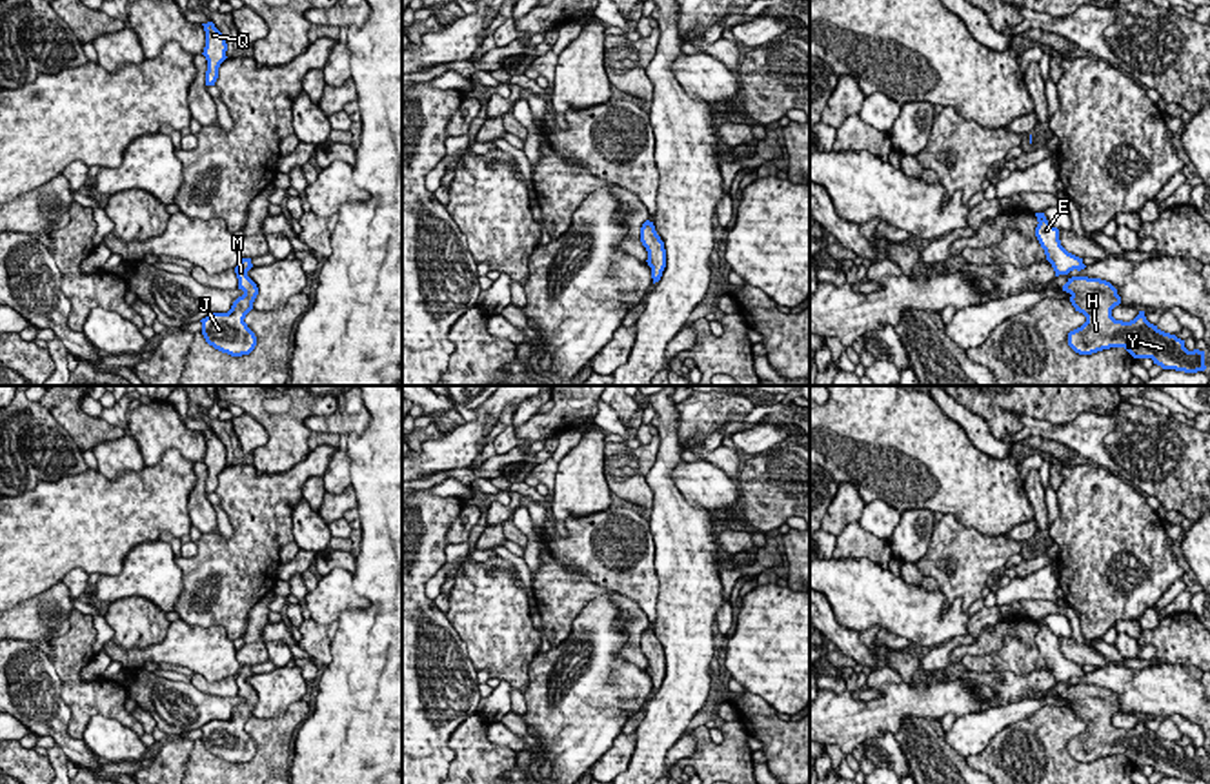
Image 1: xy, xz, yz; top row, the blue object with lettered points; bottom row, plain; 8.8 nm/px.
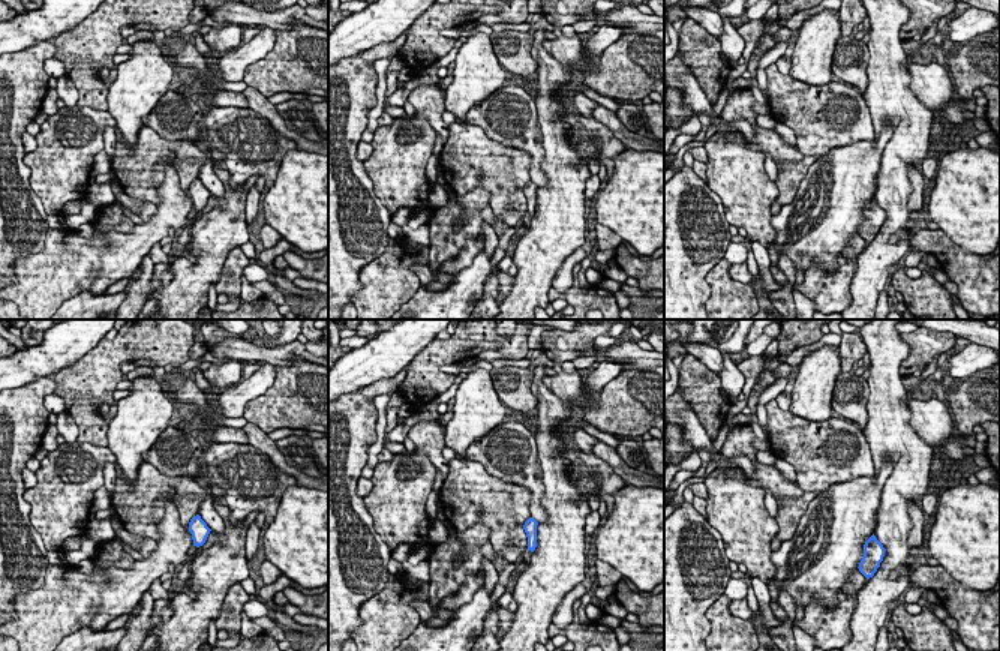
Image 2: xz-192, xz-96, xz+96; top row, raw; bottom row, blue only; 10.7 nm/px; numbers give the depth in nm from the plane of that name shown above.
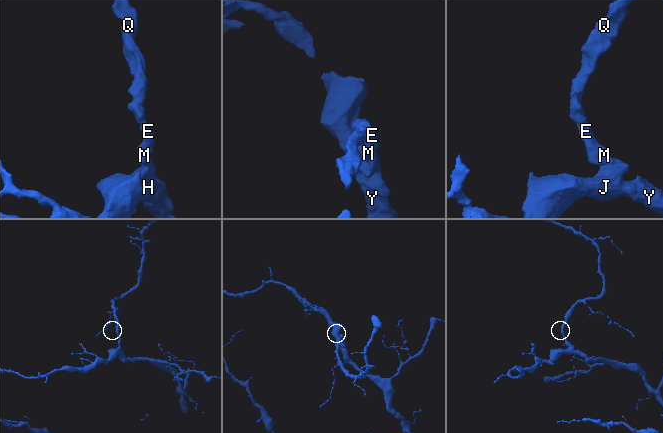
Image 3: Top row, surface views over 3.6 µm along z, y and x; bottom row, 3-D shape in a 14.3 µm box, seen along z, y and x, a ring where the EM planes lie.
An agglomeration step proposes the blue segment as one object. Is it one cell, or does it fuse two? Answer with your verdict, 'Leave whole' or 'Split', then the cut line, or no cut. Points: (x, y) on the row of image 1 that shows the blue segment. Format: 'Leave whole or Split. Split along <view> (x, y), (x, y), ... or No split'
Leave whole. No split

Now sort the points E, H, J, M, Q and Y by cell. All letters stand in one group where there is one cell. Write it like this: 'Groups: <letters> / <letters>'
Groups: E H J M Q Y

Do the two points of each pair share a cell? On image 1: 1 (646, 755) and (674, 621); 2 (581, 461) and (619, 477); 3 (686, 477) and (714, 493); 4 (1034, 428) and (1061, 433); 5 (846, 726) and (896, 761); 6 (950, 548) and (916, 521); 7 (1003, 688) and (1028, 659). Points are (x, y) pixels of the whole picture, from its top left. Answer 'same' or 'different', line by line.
1: same
2: different
3: same
4: same
5: different
6: different
7: different

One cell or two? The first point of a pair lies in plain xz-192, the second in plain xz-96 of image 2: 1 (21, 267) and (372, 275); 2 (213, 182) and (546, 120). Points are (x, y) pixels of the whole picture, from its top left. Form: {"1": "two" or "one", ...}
{"1": "one", "2": "two"}

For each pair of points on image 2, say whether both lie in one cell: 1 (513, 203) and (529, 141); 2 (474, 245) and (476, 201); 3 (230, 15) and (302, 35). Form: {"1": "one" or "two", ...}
{"1": "two", "2": "two", "3": "two"}

